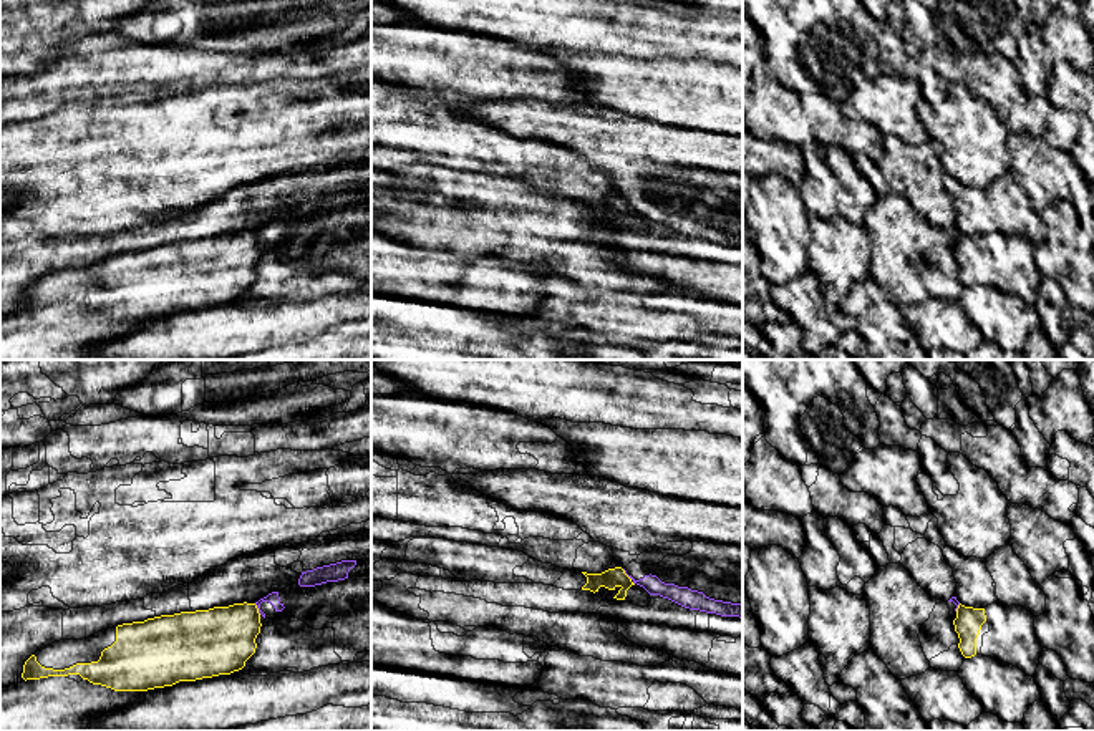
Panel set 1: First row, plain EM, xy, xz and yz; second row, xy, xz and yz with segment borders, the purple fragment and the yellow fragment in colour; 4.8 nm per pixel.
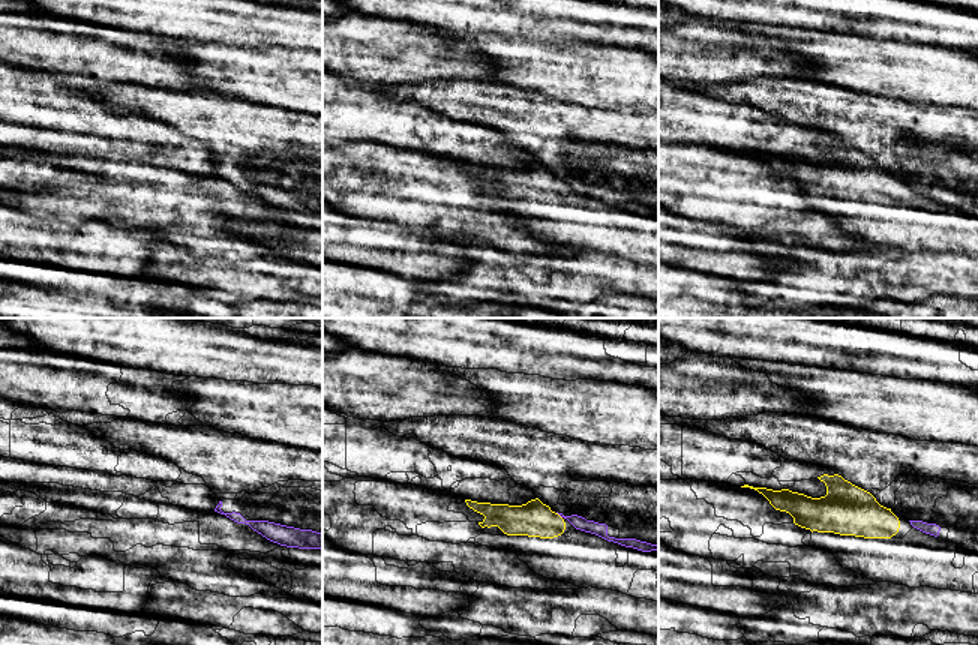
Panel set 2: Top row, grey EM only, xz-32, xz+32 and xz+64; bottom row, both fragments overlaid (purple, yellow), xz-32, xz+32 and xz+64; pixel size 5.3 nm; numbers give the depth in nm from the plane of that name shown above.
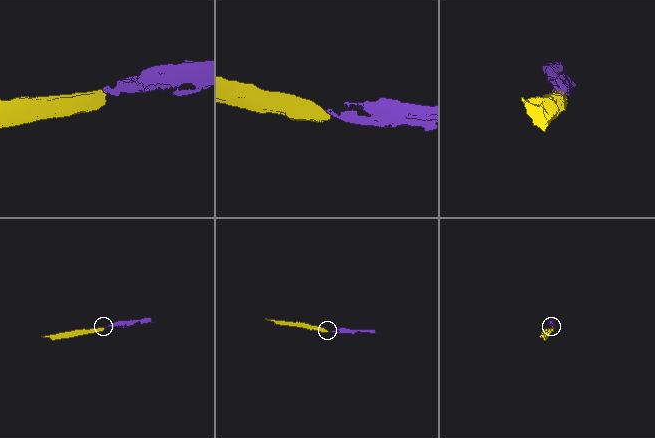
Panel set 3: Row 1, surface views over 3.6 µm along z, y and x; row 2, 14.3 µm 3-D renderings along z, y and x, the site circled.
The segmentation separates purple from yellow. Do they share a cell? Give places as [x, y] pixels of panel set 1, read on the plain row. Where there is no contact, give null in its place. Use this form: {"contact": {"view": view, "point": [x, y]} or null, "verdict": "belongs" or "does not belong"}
{"contact": {"view": "xy", "point": [257, 236]}, "verdict": "does not belong"}

